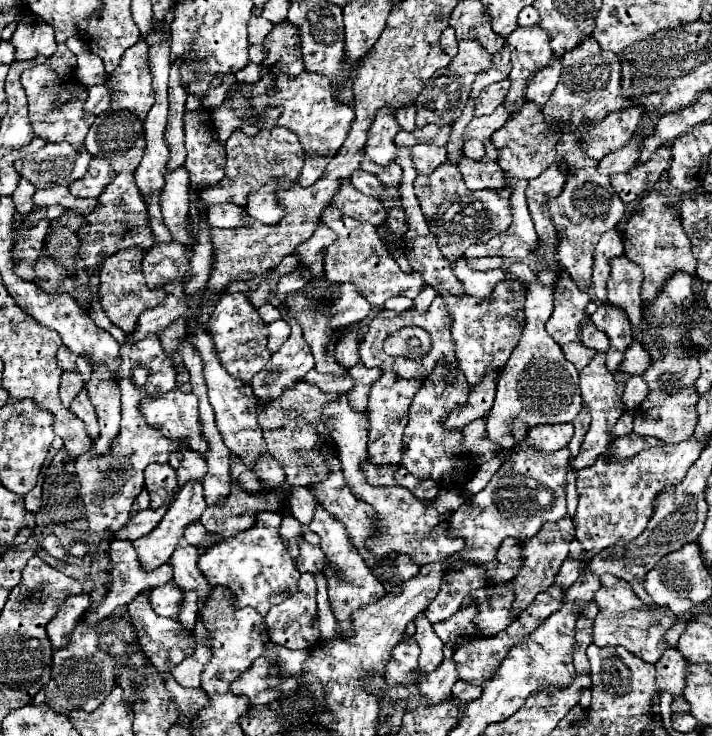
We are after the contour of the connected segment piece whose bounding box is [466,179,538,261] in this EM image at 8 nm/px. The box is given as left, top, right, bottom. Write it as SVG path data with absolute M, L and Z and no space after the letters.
M512 179L510 185L514 187L514 193L510 199L510 207L512 207L512 215L514 215L512 225L508 227L508 231L496 235L488 243L476 243L476 245L468 247L466 257L498 255L498 257L510 259L510 261L524 261L534 253L534 249L538 245L538 235L534 231L534 223L532 223L532 217L530 217L528 205L526 205L526 197L524 197L524 189L526 189L528 181Z

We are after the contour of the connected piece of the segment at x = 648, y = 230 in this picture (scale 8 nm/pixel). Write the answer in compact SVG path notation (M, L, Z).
M651 192L642 197L638 207L628 217L628 227L624 229L622 243L624 243L624 255L632 263L640 265L644 271L644 283L640 289L640 297L644 301L650 301L674 271L690 273L696 283L696 259L692 255L690 241L682 231L680 217L672 211L672 205L664 195Z

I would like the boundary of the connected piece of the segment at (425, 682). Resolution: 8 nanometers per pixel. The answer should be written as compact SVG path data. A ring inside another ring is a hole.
M444 659L442 665L428 673L418 684L420 693L430 701L430 703L440 703L452 695L452 685L458 681L456 675L456 663L454 659Z

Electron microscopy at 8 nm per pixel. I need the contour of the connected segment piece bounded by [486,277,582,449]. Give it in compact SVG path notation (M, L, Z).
M536 277L536 281L528 285L526 305L524 305L526 325L518 347L514 349L512 357L508 359L496 383L496 399L494 399L494 407L486 417L488 421L486 431L490 441L500 443L502 449L514 447L514 437L510 435L512 419L522 419L530 427L572 423L572 419L582 409L578 371L572 363L568 363L568 359L564 357L564 353L560 351L560 347L554 343L554 339L548 335L544 327L548 317L552 315L554 289L556 289L556 279L552 281L552 285L544 285Z

